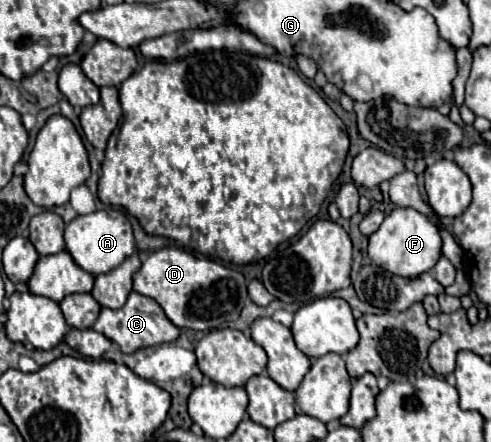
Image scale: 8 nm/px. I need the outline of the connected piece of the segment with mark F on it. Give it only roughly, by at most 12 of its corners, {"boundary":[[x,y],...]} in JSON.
{"boundary":[[397,207],[367,255],[393,275],[419,277],[441,257],[437,227]]}

